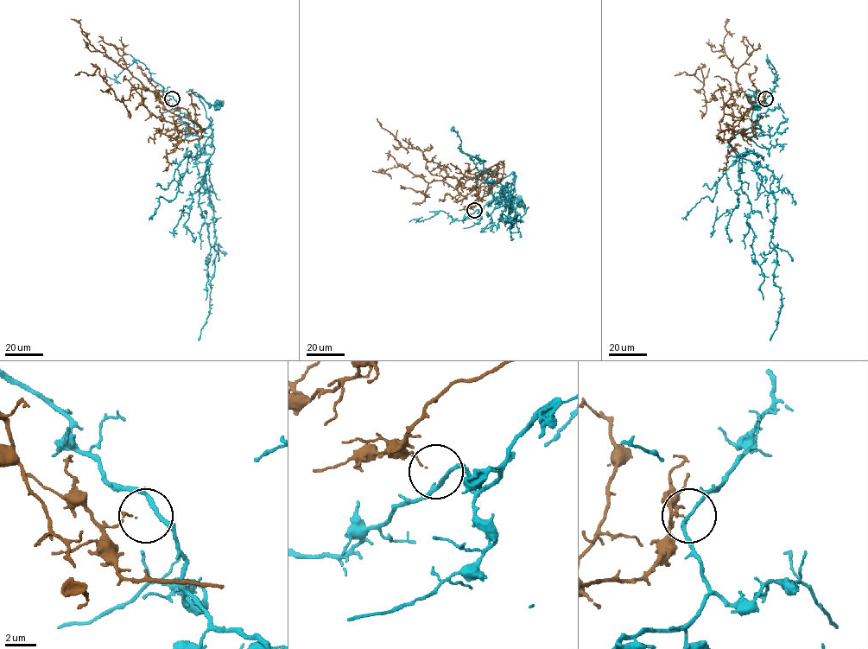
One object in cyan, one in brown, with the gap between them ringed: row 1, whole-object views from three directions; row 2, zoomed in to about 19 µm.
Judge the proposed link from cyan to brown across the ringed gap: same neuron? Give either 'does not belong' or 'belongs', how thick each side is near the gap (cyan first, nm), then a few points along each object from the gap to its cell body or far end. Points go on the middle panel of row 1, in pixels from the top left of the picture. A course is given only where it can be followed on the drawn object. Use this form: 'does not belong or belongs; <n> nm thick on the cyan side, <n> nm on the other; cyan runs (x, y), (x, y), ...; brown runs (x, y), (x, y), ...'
belongs; 240 nm thick on the cyan side, 80 nm on the other; cyan runs (475, 211), (480, 213), (487, 203), (514, 187), (506, 206), (512, 198), (500, 198), (508, 193), (518, 202); brown runs (473, 210), (471, 204), (500, 181), (503, 165), (462, 187), (421, 151), (402, 147), (376, 118)

